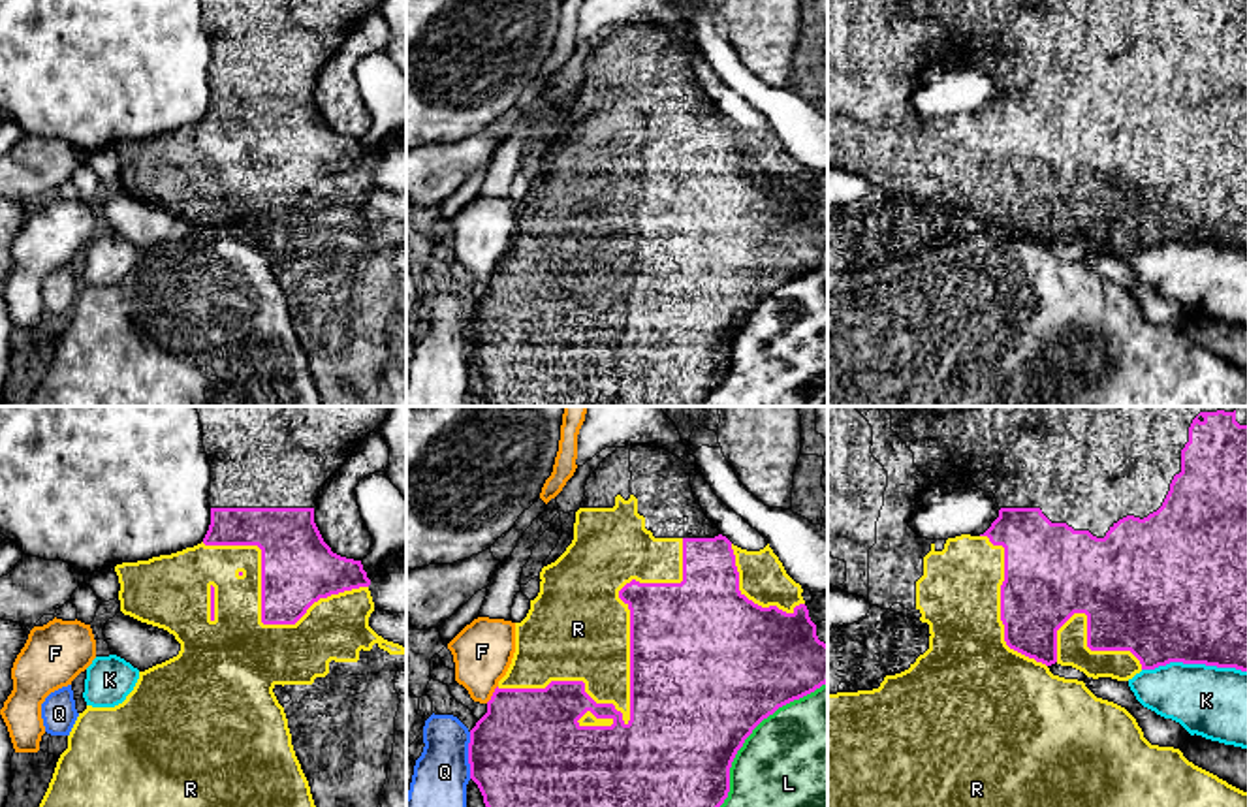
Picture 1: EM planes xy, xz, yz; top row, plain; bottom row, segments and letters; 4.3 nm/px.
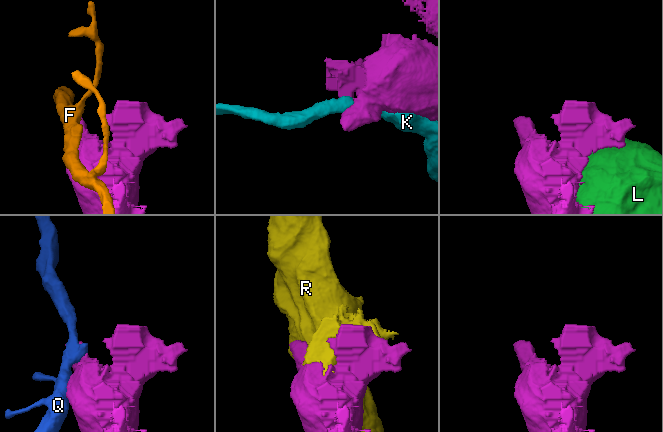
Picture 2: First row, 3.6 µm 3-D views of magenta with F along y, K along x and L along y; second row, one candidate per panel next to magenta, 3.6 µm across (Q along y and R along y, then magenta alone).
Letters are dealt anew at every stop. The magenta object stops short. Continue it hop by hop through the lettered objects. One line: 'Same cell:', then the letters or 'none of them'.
Same cell: none of them

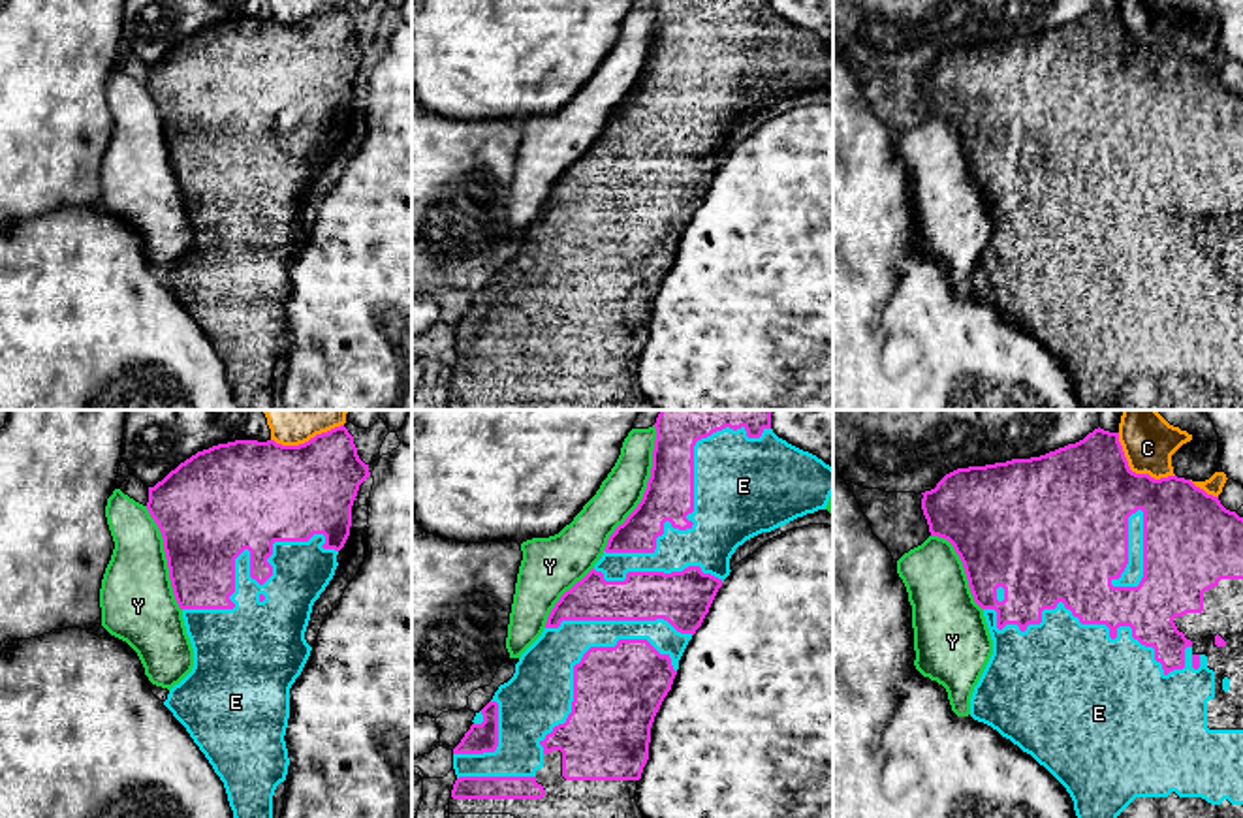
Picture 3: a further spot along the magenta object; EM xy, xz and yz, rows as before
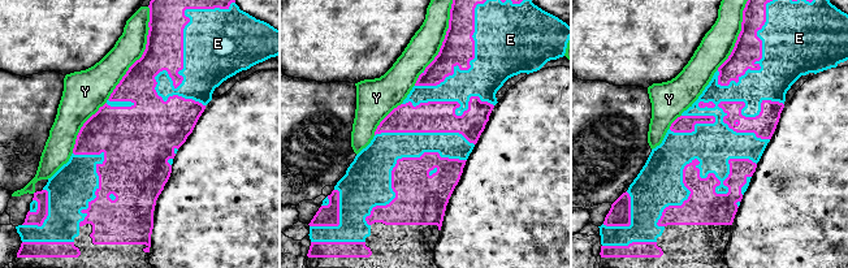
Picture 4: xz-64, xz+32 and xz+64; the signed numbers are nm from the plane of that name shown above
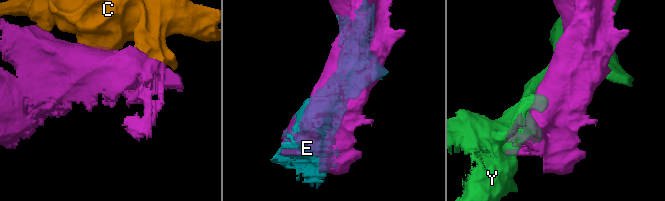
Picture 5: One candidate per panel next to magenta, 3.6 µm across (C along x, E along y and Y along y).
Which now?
Same cell: E

